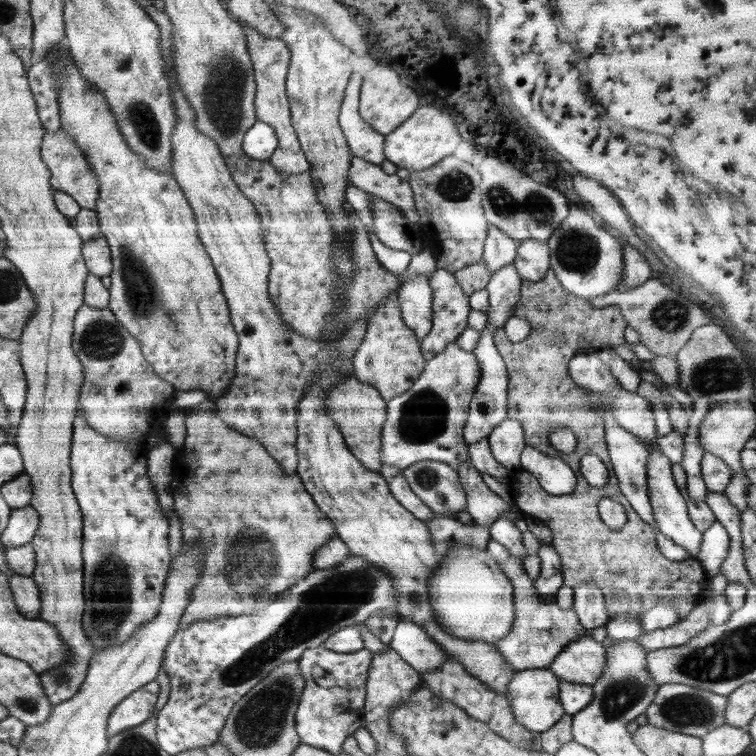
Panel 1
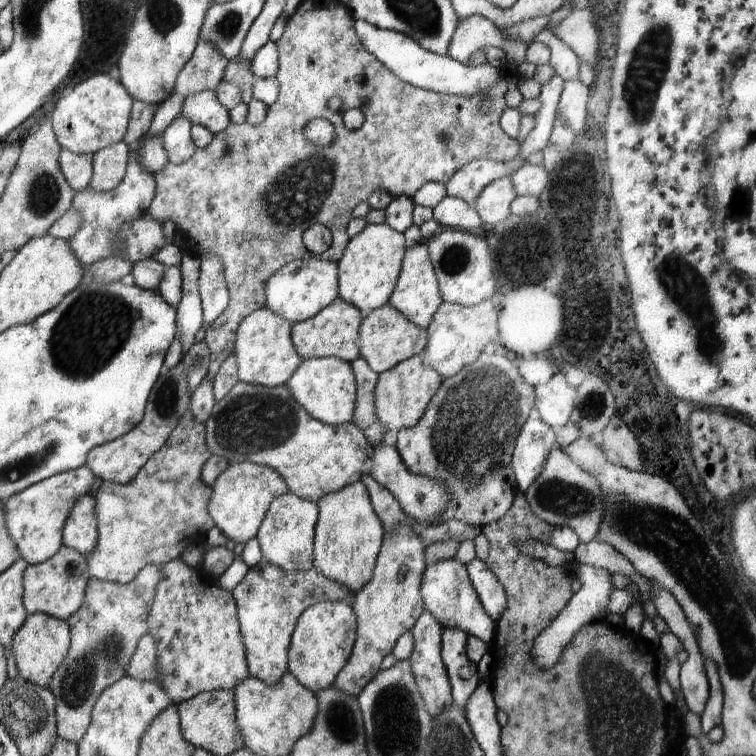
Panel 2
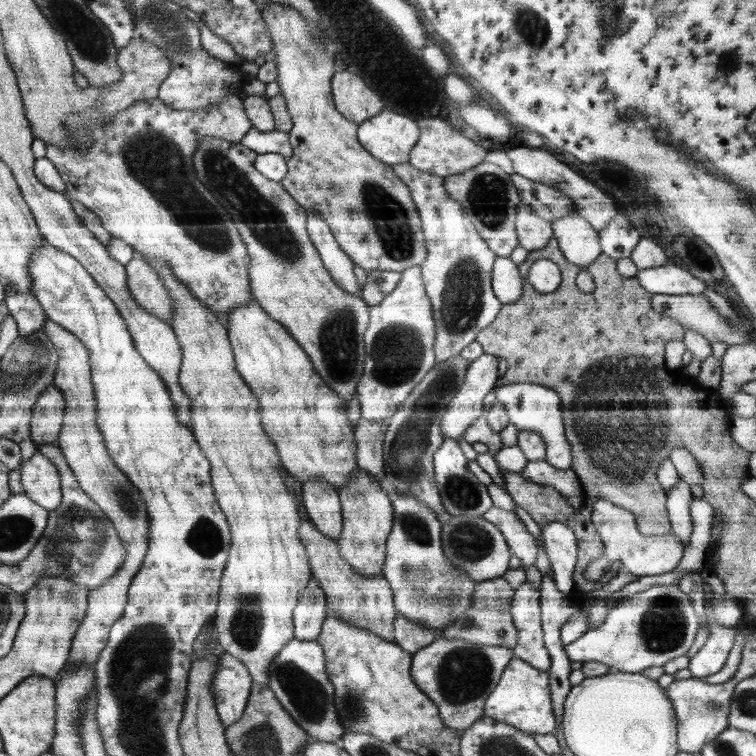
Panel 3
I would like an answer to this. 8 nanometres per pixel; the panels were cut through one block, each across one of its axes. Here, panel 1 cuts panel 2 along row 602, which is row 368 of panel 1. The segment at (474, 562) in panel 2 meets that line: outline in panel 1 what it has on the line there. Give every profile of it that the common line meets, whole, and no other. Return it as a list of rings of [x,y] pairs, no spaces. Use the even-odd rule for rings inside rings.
[[[513,264],[506,266],[491,274],[489,283],[485,288],[489,294],[489,322],[481,332],[480,340],[475,346],[472,354],[477,358],[480,365],[481,377],[478,386],[474,391],[472,401],[468,405],[468,418],[463,428],[463,437],[466,443],[474,444],[487,436],[503,420],[507,419],[507,386],[509,376],[507,373],[506,363],[493,341],[494,331],[502,329],[504,323],[513,315],[516,303],[521,295],[521,282],[523,279],[516,271]]]

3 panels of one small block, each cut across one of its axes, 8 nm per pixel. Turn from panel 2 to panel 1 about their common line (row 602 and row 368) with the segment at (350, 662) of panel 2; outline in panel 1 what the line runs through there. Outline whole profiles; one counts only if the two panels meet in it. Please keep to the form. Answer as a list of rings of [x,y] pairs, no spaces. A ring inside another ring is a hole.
[[[392,292],[383,303],[377,304],[376,312],[367,322],[364,338],[351,360],[352,374],[360,382],[376,388],[386,403],[406,392],[422,374],[427,363],[415,332],[404,324],[398,297],[399,292]]]

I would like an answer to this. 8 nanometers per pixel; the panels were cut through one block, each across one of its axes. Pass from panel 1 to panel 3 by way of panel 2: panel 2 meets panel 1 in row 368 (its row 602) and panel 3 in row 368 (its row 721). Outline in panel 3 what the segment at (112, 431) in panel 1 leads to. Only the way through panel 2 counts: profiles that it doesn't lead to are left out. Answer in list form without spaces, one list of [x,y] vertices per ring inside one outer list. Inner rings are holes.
[[[46,319],[42,328],[56,349],[58,360],[53,385],[65,400],[62,428],[56,443],[74,473],[80,488],[88,493],[104,514],[112,521],[118,531],[120,543],[126,547],[126,560],[118,568],[114,576],[110,576],[104,584],[90,589],[86,616],[80,629],[74,636],[70,646],[70,657],[66,666],[91,666],[99,660],[102,649],[106,646],[112,626],[120,620],[128,601],[128,589],[136,572],[142,568],[142,562],[148,552],[150,538],[150,519],[146,511],[146,503],[140,497],[140,491],[126,477],[104,445],[104,437],[96,425],[96,398],[91,381],[89,352],[80,339],[59,324]]]

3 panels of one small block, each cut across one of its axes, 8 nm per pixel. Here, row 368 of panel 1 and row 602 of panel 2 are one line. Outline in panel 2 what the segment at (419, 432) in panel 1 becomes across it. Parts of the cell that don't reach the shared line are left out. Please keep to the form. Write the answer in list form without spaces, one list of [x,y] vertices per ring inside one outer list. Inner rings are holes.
[[[446,559],[427,565],[420,585],[425,610],[444,627],[463,630],[487,645],[496,637],[497,625],[480,604],[467,568],[458,559]]]

